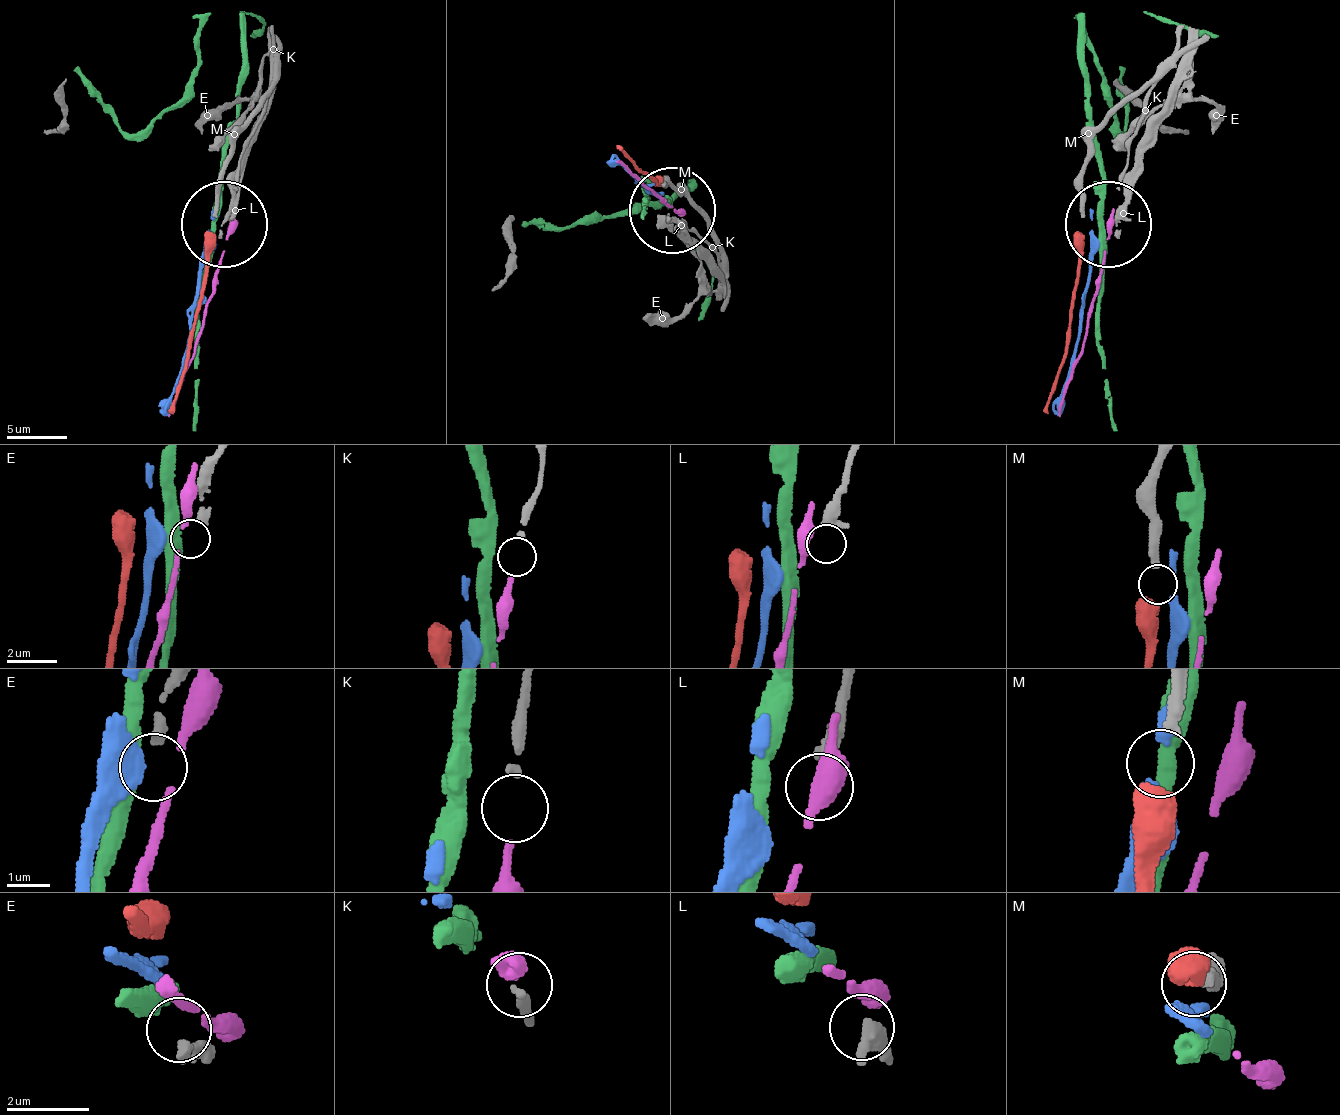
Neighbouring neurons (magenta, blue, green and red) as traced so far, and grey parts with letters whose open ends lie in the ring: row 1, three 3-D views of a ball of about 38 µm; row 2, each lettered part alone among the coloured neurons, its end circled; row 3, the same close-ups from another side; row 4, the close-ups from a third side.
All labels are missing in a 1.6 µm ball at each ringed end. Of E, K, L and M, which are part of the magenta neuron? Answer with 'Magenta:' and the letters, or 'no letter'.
Magenta: K

